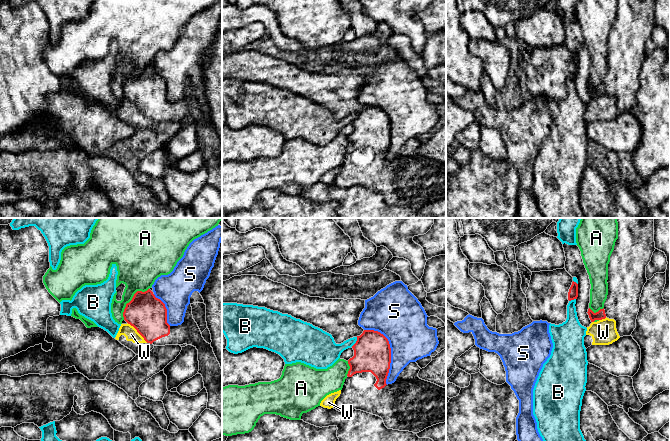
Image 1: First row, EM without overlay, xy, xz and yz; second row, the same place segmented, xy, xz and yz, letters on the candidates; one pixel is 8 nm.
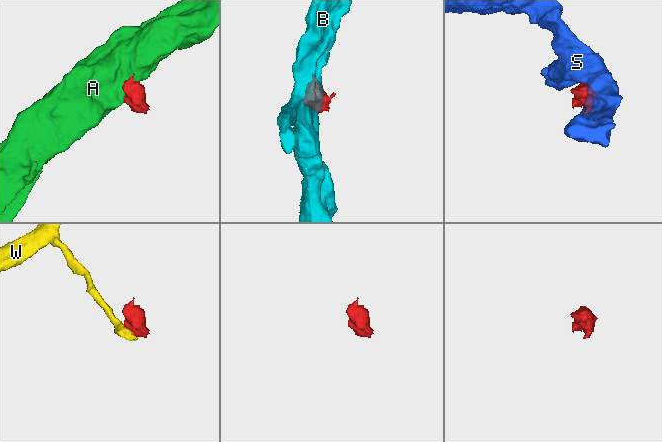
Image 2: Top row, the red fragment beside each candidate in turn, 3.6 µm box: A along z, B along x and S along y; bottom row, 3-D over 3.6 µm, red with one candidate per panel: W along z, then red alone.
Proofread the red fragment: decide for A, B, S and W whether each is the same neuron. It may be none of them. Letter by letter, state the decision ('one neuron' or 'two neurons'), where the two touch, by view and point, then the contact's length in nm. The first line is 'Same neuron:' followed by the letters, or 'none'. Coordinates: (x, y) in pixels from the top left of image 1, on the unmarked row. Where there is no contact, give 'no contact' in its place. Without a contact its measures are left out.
Same neuron: none
A: two neurons | xy (131, 76) | 320 nm
B: two neurons | xz (356, 118) | 90 nm
S: two neurons | xz (390, 126) | 480 nm
W: two neurons | xy (137, 107) | 240 nm

